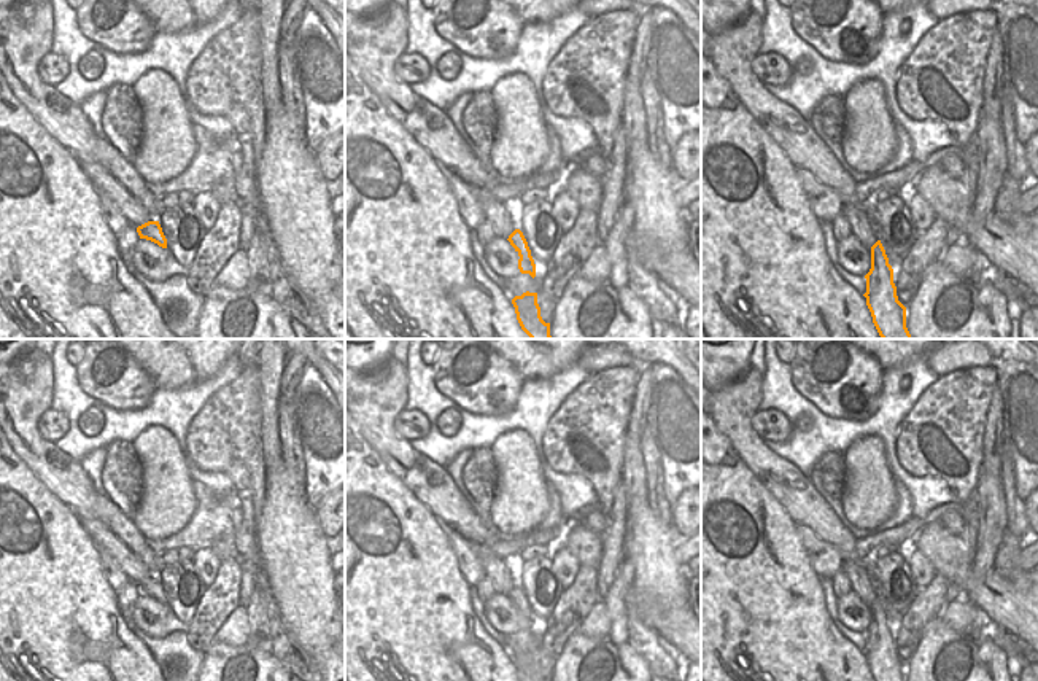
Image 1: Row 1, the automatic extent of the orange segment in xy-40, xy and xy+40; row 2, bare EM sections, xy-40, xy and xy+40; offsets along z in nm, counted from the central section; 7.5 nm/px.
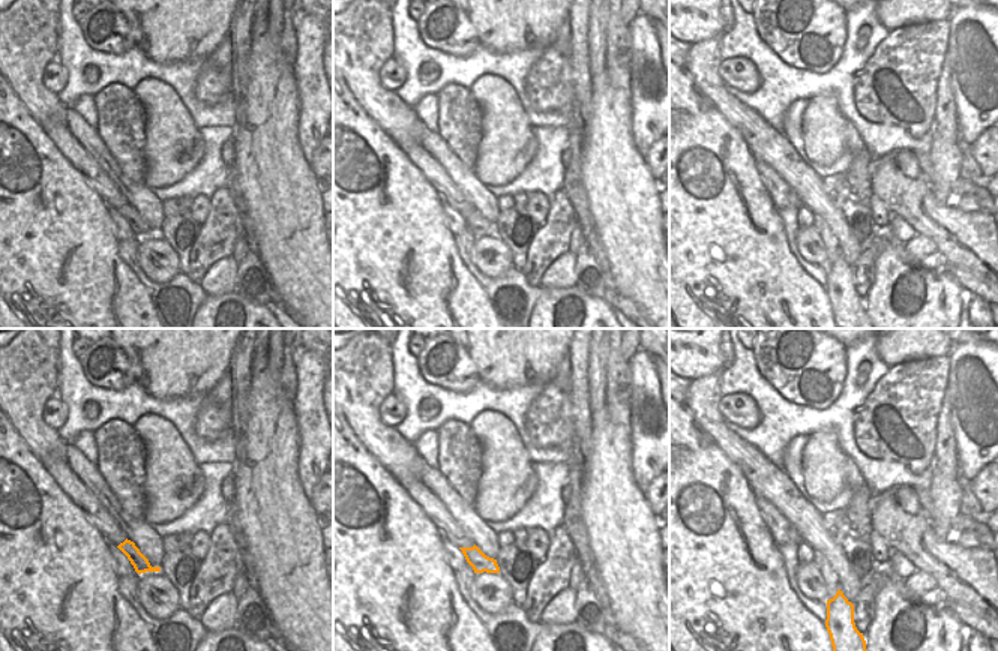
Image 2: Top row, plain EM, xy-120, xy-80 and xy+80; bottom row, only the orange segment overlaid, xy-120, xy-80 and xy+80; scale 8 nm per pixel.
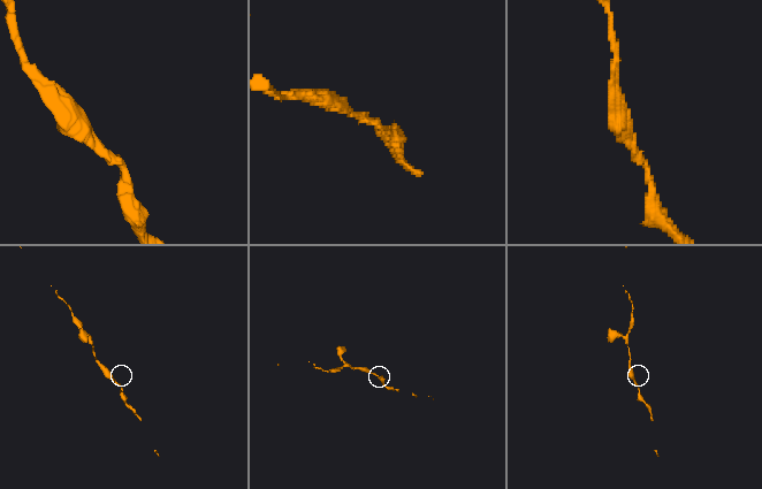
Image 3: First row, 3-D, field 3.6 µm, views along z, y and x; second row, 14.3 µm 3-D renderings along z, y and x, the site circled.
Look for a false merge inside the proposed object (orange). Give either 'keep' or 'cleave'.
keep

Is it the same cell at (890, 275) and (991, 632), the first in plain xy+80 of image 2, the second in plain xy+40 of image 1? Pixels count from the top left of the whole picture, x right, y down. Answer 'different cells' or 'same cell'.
different cells

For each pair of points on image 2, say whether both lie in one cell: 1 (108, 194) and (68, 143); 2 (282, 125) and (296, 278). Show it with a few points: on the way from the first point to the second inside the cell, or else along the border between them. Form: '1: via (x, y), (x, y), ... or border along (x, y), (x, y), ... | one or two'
1: via (101, 182), (77, 155) | one
2: via (282, 162), (282, 195), (296, 240) | one

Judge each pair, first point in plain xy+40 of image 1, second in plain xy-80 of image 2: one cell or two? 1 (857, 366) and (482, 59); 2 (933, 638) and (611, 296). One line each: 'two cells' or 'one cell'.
1: two cells
2: two cells

